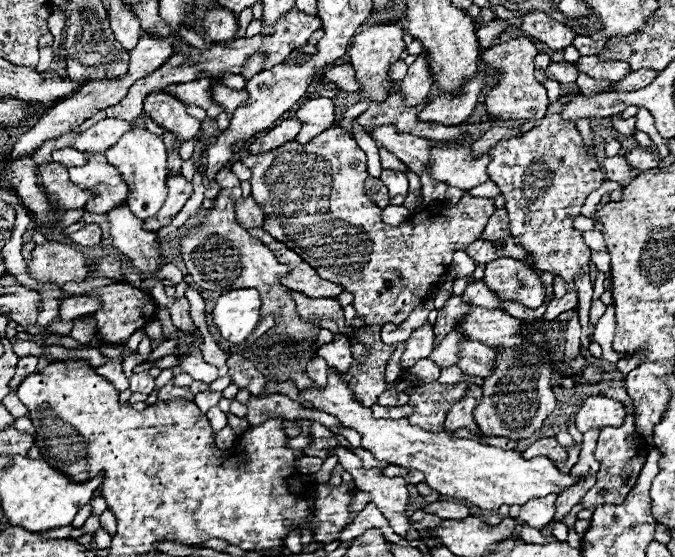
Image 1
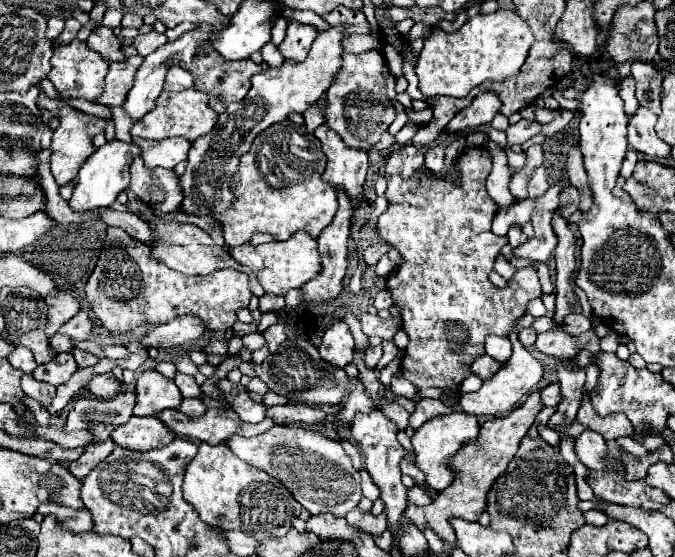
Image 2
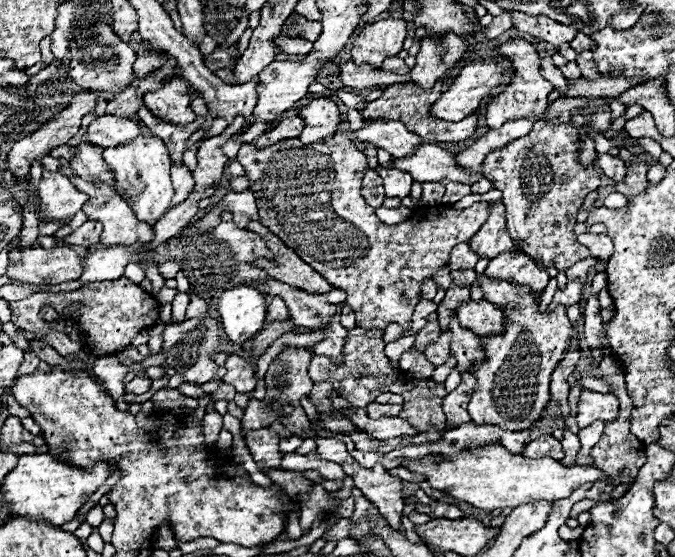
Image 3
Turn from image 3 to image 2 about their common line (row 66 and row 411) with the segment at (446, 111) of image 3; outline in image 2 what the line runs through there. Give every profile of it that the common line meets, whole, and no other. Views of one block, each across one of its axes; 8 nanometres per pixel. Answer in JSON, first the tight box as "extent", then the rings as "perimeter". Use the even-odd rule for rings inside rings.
{"extent":[460,314,544,418],"perimeter":[[[525,314],[518,319],[516,326],[508,334],[510,342],[512,342],[512,348],[514,348],[514,354],[510,358],[508,364],[504,364],[498,374],[494,374],[492,378],[484,380],[482,388],[478,392],[468,392],[468,394],[462,394],[460,396],[460,408],[464,414],[470,414],[470,416],[478,416],[478,418],[486,418],[486,416],[506,416],[518,402],[524,394],[528,394],[536,384],[538,380],[542,378],[544,374],[544,368],[542,364],[520,344],[518,334],[521,329],[530,327],[534,321],[534,317],[530,314]]]}

